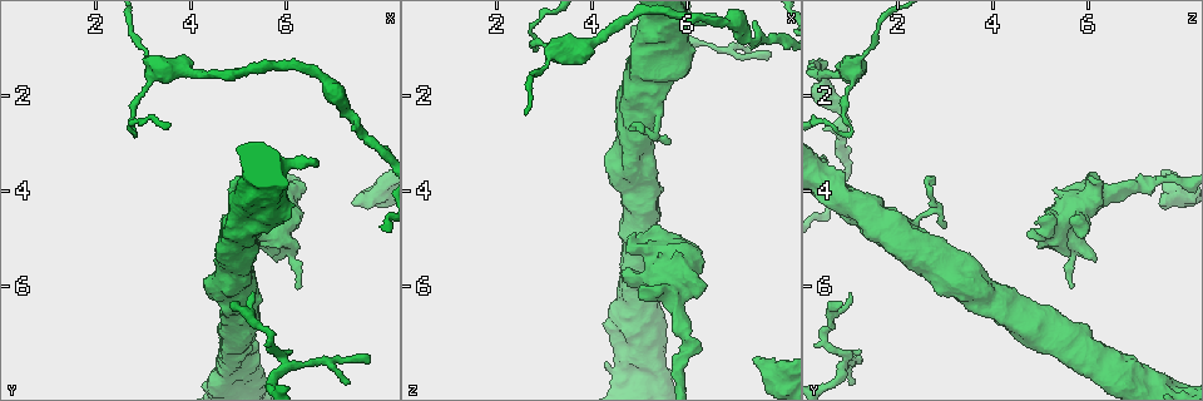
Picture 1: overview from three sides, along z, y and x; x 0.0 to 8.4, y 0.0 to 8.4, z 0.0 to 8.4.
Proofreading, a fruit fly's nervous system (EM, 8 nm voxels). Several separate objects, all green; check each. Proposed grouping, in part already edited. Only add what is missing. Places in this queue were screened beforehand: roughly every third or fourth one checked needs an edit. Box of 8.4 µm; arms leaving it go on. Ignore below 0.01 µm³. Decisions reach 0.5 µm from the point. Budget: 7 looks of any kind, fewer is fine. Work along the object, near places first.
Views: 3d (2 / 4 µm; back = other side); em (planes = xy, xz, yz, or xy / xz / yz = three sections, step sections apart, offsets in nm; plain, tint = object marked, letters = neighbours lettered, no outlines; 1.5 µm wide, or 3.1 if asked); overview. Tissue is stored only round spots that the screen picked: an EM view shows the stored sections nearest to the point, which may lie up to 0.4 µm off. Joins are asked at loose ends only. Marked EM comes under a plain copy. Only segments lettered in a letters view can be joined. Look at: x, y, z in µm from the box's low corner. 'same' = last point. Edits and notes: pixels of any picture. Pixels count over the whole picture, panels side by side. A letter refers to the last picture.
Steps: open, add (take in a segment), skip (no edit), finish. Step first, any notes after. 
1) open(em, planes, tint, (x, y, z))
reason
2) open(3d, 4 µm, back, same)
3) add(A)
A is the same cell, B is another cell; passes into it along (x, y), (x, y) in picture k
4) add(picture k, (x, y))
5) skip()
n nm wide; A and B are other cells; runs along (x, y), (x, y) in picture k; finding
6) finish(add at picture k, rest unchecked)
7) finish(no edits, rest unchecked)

open(em, planes, letters, (5.55, 4.70, 3.05))
thin end

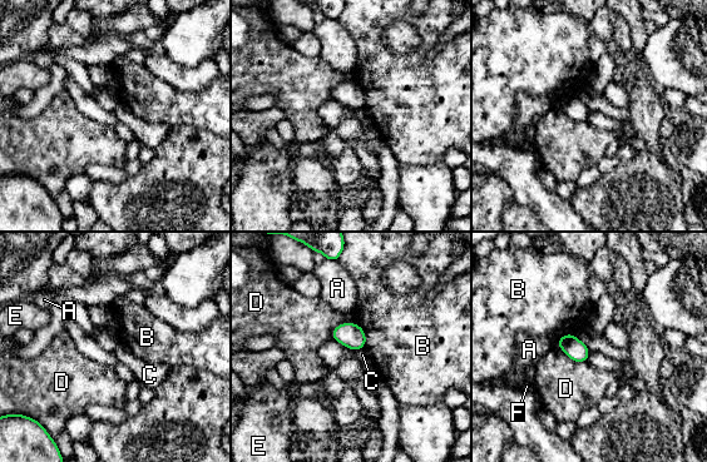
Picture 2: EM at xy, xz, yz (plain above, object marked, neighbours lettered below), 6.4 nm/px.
skip()
130 nm wide; A, B, C, D, E and F are other cells; border along (364, 346), (356, 351) in picture 2; none of them fits

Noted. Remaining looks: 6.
open(3d, 4 µm, (6.25, 6.00, 5.70))
free end

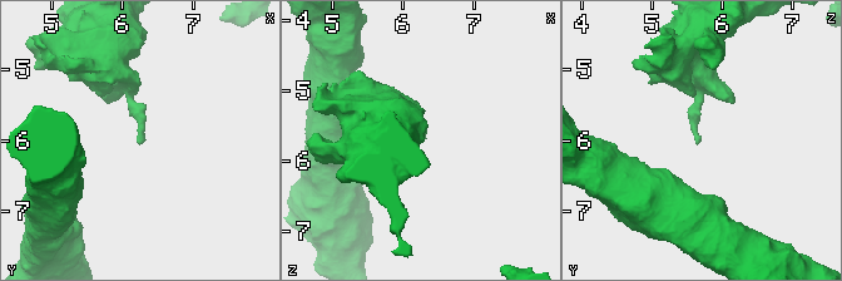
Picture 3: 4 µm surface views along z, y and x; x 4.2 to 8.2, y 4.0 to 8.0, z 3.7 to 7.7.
open(em, xz, step 4, letters, (6.30, 6.00, 5.70))
shape alone is not enough

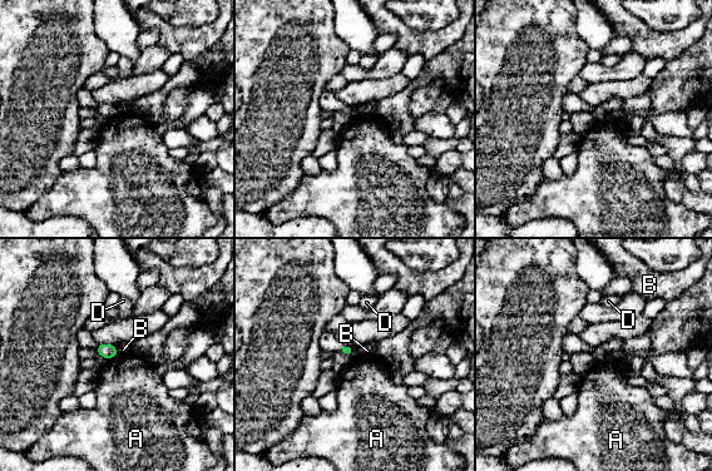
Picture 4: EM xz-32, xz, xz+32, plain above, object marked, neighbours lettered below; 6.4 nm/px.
open(em, planes, letters, same)

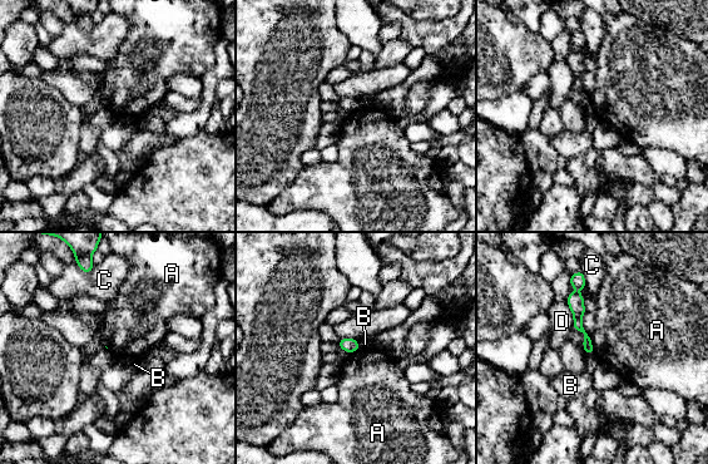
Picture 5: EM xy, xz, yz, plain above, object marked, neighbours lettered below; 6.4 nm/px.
skip()
D touches over 180 nm; A, B, C and D are other cells; none of them fits

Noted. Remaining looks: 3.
open(3d, 2 µm, (4.85, 6.35, 0.85))
free end

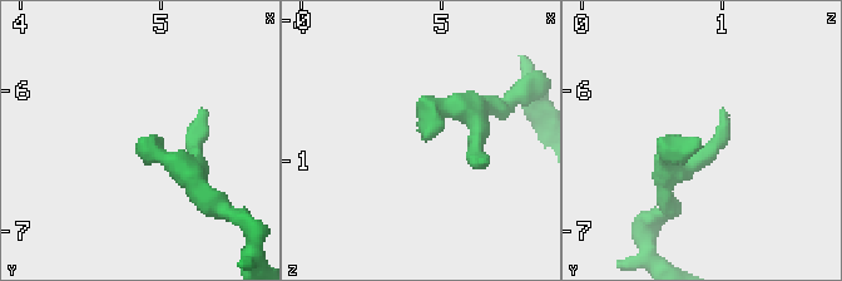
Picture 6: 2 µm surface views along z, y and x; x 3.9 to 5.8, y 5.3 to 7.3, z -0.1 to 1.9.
open(em, xz, step 4, letters, (4.88, 6.36, 0.82))
shape alone is not enough

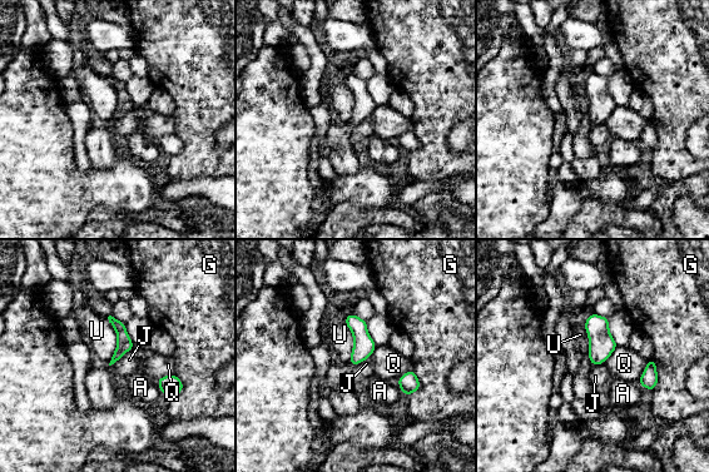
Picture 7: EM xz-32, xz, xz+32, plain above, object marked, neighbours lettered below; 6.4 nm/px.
open(em, planes, letters, same)

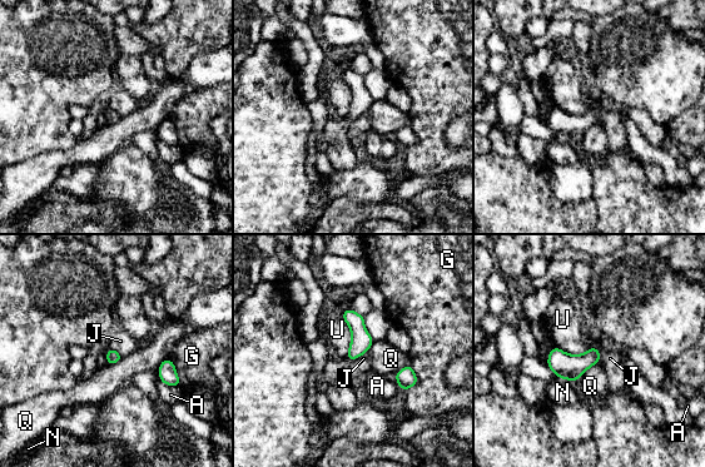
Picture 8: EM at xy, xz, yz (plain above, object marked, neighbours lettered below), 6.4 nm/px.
skip()
A, G, J, N, Q and U are other cells; border along (341, 316), (351, 336), (347, 357) in picture 8; none of them fits

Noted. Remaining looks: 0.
finish(no edits, rest unchecked)

